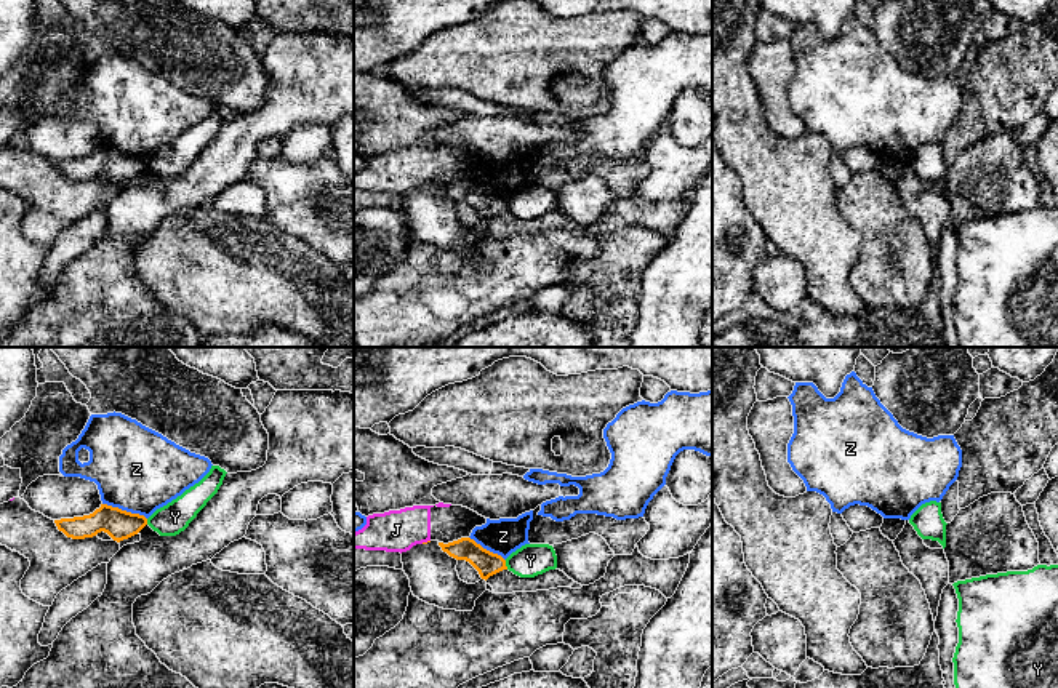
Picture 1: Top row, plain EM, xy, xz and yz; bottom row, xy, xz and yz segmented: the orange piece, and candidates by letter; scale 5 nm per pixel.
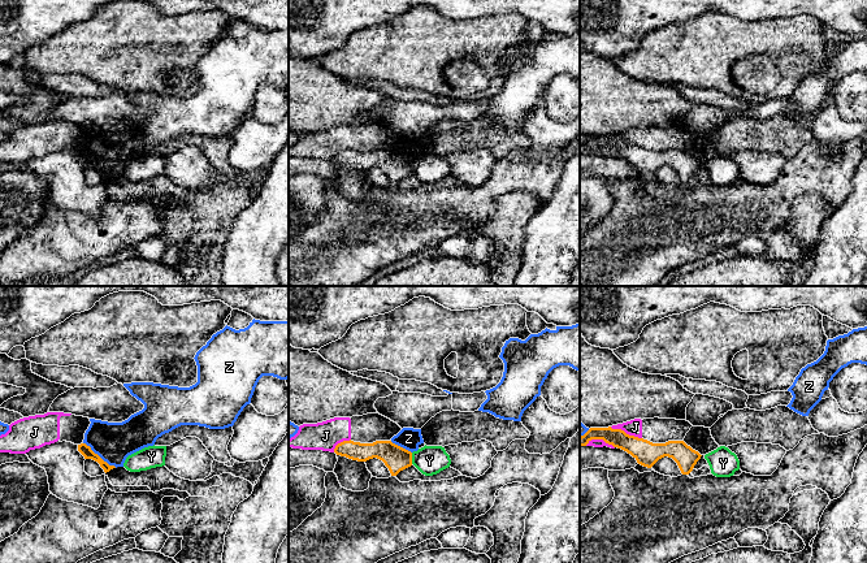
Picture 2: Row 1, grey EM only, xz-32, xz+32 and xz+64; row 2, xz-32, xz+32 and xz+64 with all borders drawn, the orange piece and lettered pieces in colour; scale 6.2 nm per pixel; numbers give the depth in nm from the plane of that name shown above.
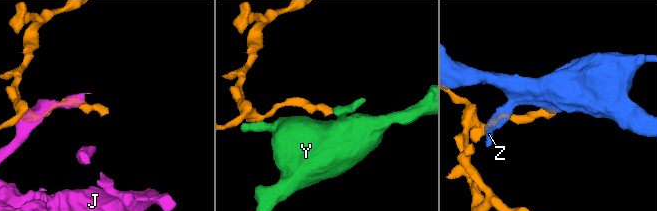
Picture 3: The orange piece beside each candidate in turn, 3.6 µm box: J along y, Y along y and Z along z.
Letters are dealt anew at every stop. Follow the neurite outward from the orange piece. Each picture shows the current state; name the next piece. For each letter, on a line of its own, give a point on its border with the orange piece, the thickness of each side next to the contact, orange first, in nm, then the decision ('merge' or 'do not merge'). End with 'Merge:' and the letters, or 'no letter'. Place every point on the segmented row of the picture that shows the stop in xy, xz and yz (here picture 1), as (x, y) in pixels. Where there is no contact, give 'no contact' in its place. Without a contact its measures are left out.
J: xz (424, 543) | 20/200 nm | do not merge
Y: xz (504, 565) | 120/160 nm | do not merge
Z: xy (125, 511) | 150/420 nm | do not merge
Merge: no letter

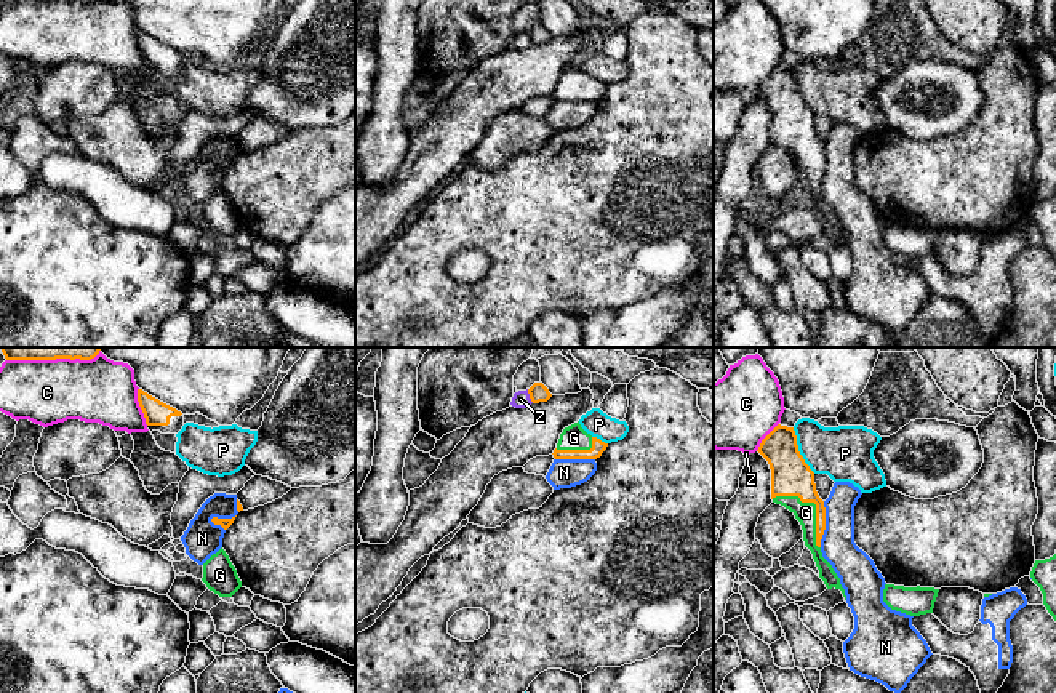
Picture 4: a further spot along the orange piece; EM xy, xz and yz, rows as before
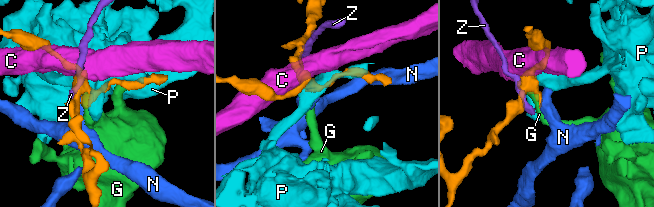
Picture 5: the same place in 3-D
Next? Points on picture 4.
C: xy (140, 405) | 130/320 nm | do not merge
G: yz (816, 506) | 200/110 nm | merge
N: yz (824, 524) | 140/180 nm | do not merge
P: yz (797, 450) | 200/280 nm | do not merge
Z: xz (530, 396) | 100/90 nm | do not merge
Merge: G

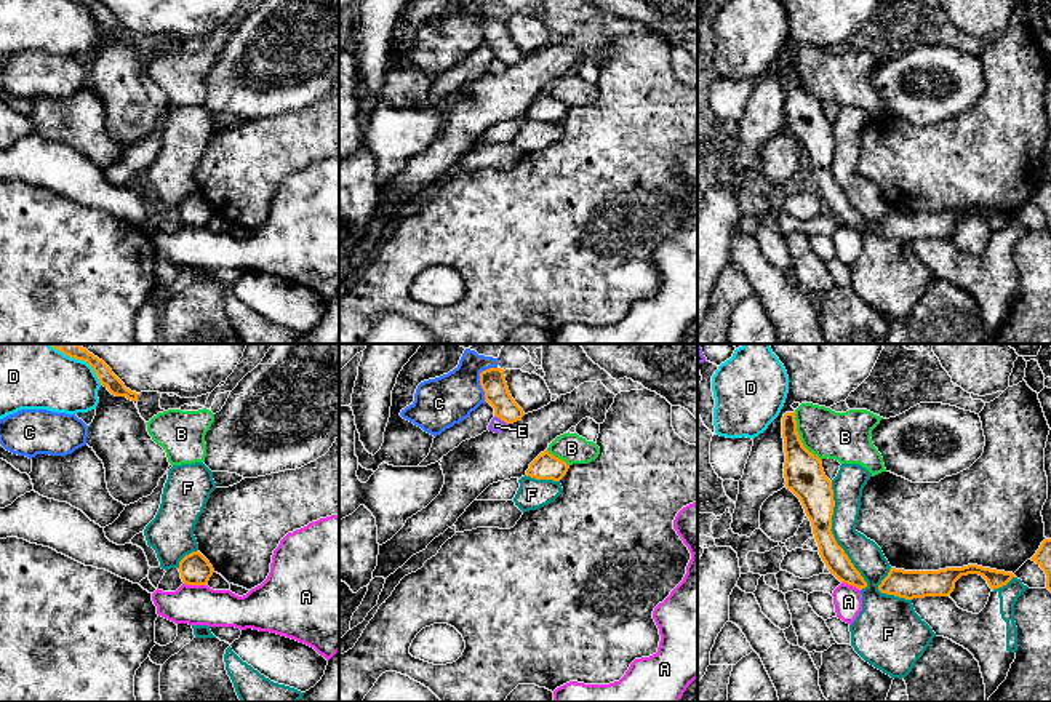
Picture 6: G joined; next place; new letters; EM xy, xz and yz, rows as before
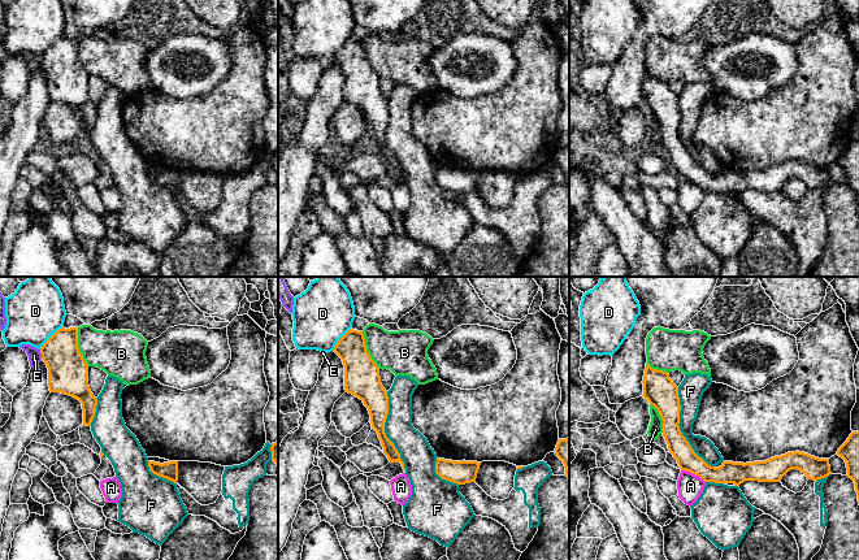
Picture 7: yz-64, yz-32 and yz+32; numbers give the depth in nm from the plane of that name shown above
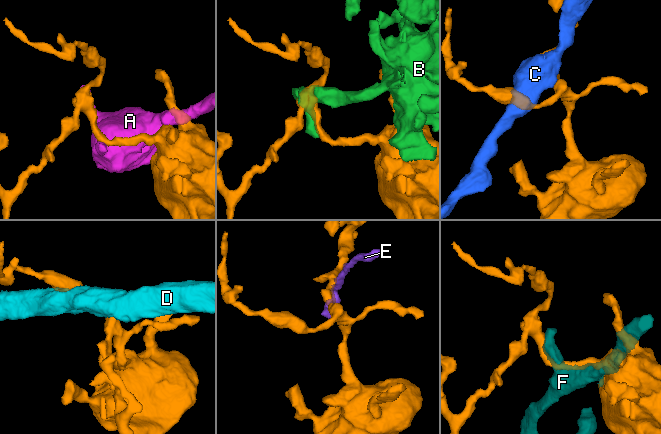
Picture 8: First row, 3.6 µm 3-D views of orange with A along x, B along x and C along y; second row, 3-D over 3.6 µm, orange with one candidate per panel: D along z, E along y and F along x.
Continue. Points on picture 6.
A: xy (195, 584) | 160/200 nm | do not merge
B: yz (799, 437) | 200/260 nm | do not merge
C: xz (480, 379) | 130/260 nm | do not merge
D: xy (79, 358) | 100/340 nm | do not merge
E: xz (501, 419) | 130/70 nm | do not merge
F: yz (832, 536) | 180/160 nm | do not merge
Merge: no letter

